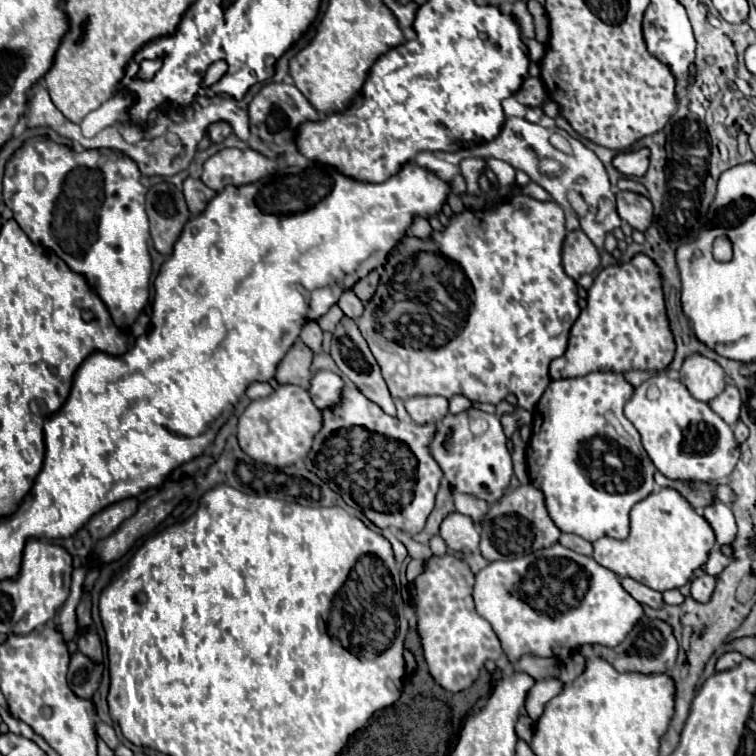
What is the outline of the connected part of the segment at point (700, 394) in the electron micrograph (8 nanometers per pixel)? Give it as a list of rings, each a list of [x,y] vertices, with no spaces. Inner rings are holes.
[[[693,354],[685,358],[679,370],[681,384],[689,390],[689,394],[701,402],[711,402],[725,390],[725,372],[721,366],[705,356]]]

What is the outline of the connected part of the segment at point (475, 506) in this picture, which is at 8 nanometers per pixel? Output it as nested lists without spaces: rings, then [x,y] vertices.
[[[453,494],[453,500],[455,500],[457,512],[469,516],[475,522],[475,526],[481,526],[481,520],[485,518],[485,514],[489,510],[487,502],[481,502],[477,498],[469,498],[467,494]]]

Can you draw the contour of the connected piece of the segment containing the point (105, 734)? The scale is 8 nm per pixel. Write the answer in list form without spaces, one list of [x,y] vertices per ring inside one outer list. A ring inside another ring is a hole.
[[[97,722],[97,734],[99,734],[99,738],[101,738],[111,750],[117,748],[119,740],[117,740],[117,734],[115,734],[115,730],[113,730],[111,726],[107,726],[105,722]]]

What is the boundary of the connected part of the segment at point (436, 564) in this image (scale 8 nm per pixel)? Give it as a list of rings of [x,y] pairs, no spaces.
[[[449,554],[433,556],[425,564],[425,572],[411,584],[413,606],[419,616],[417,628],[423,642],[429,672],[439,686],[449,692],[469,688],[487,660],[501,656],[501,644],[491,624],[475,612],[473,598],[473,572],[469,566]]]

